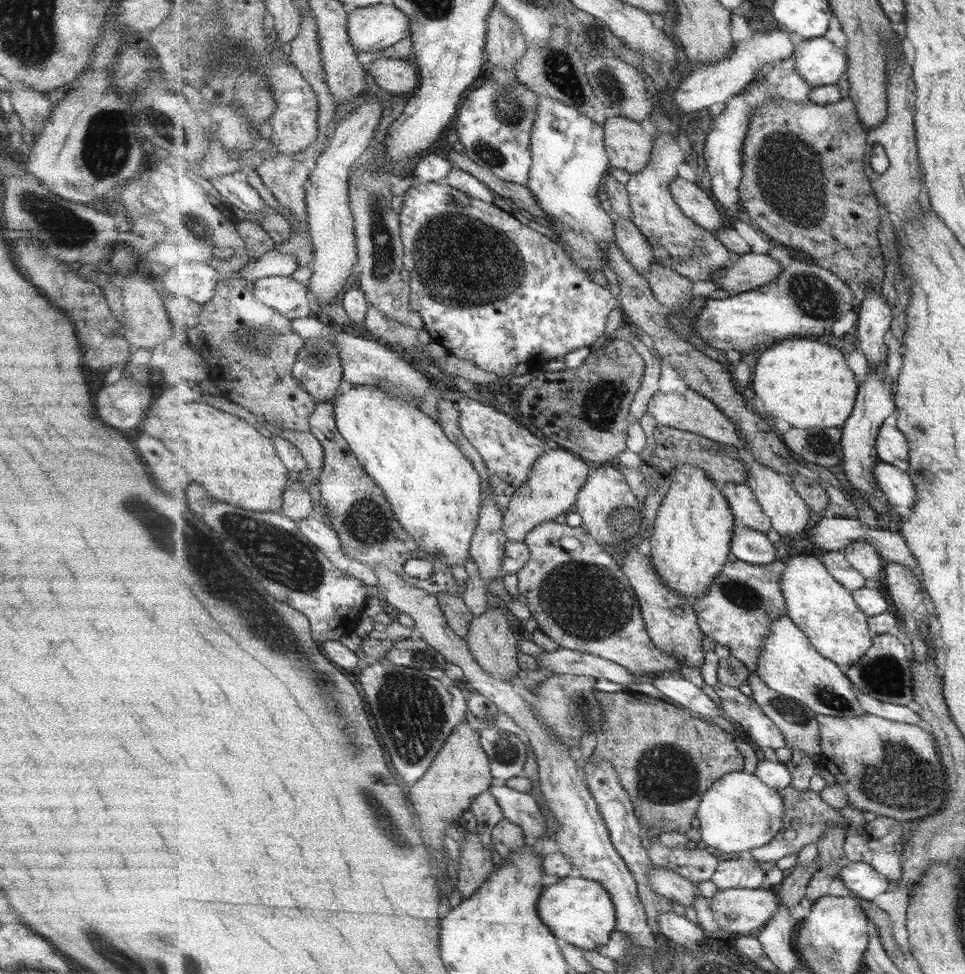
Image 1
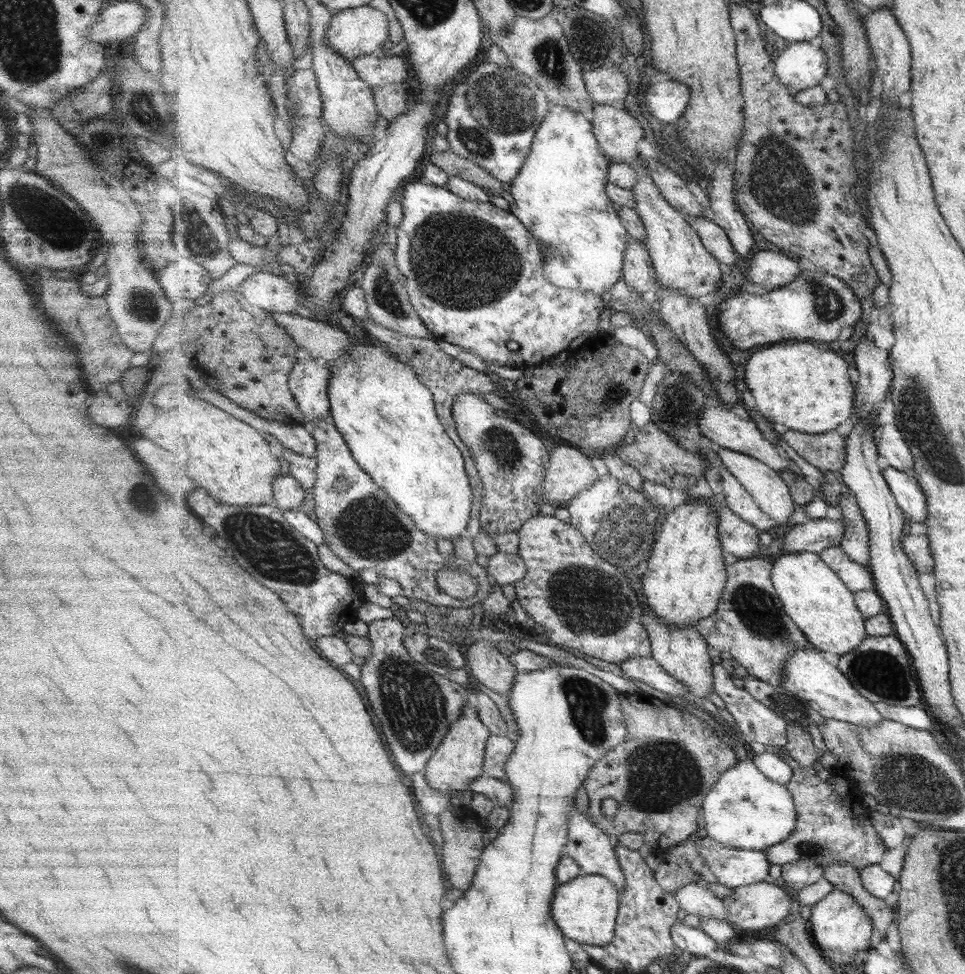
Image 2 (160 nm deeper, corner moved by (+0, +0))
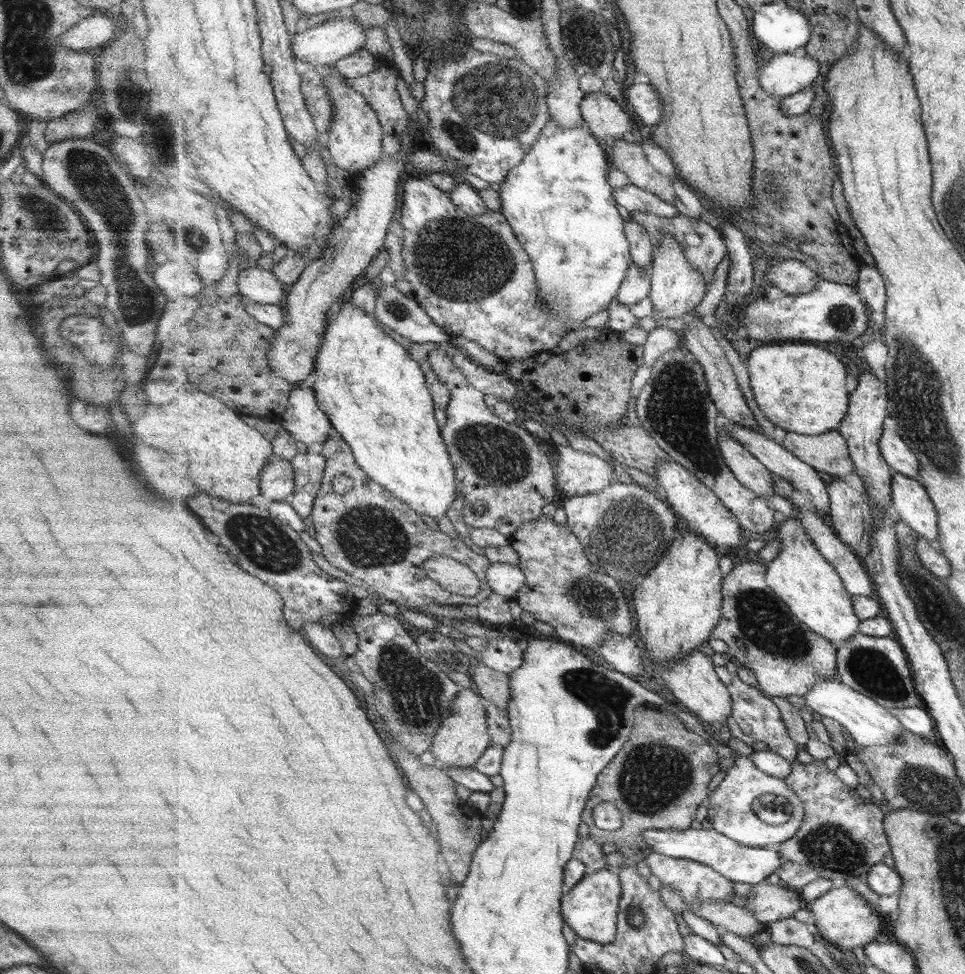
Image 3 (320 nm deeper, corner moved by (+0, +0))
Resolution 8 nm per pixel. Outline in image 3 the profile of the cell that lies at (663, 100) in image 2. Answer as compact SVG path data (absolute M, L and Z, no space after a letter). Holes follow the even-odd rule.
M632 84L627 90L625 94L625 104L628 105L629 110L628 112L633 115L637 116L637 118L641 119L641 122L647 126L656 126L663 120L662 112L663 112L663 101L661 101L661 97L655 90L651 84Z

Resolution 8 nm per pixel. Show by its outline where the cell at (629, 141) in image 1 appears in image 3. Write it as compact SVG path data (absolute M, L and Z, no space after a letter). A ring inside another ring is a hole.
M595 92L587 94L581 102L581 112L590 132L605 146L623 140L625 132L633 130L633 118L621 108L612 94Z

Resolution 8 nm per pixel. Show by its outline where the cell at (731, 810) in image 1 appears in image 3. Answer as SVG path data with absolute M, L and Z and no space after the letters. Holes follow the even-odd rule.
M738 755L735 757L734 765L726 771L723 780L710 794L707 820L712 824L713 829L739 841L742 845L779 850L783 843L798 834L806 820L806 808L798 792L787 784L786 779L771 776L759 770L751 757ZM762 794L778 794L793 803L794 813L789 822L781 826L767 825L753 812L753 801Z

